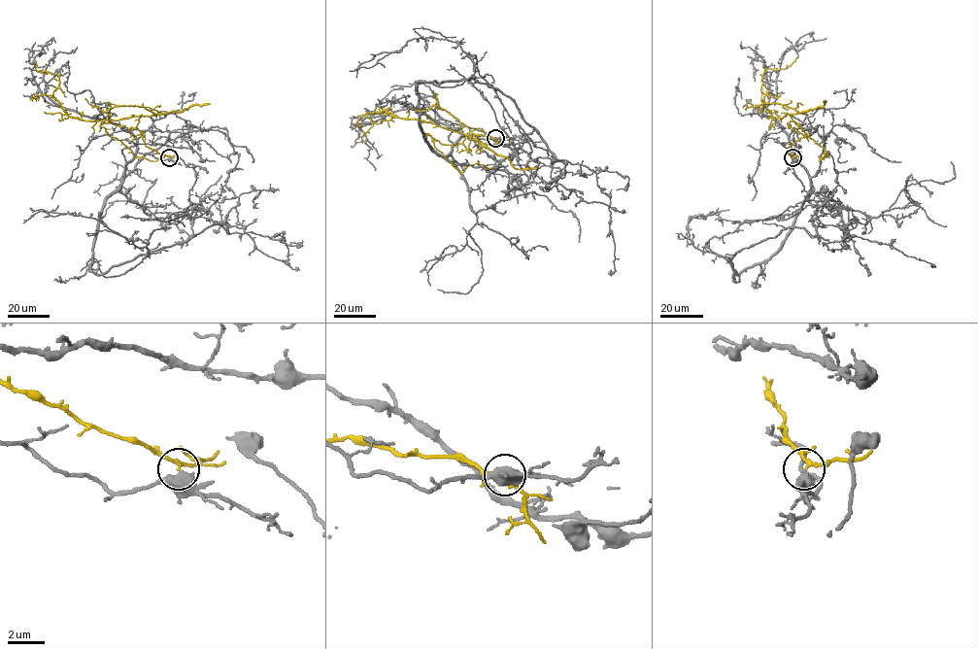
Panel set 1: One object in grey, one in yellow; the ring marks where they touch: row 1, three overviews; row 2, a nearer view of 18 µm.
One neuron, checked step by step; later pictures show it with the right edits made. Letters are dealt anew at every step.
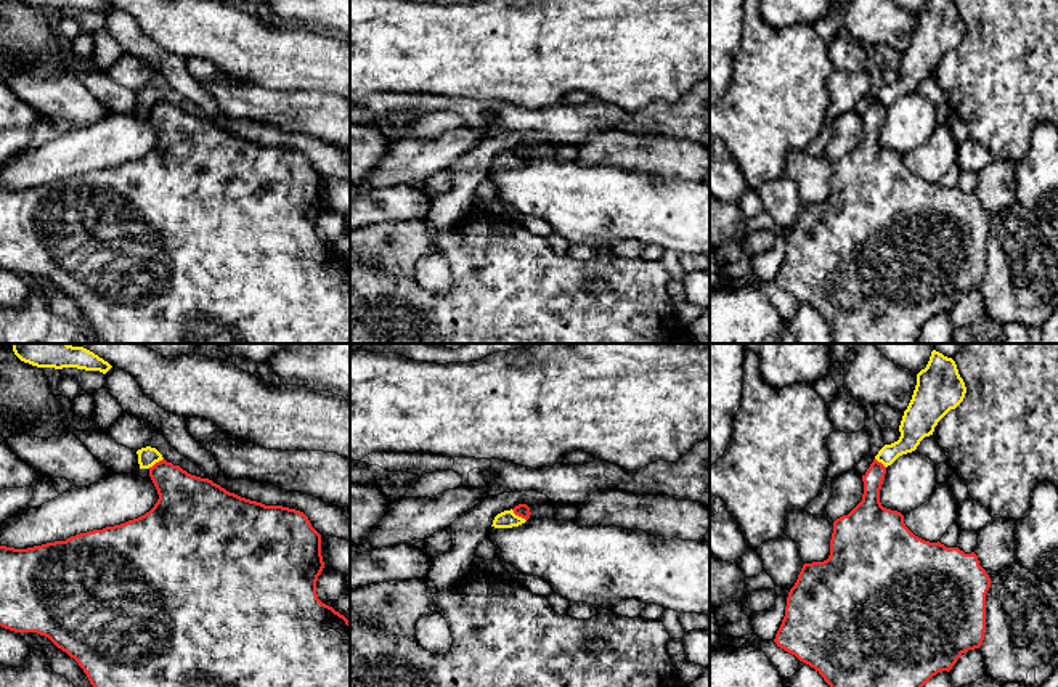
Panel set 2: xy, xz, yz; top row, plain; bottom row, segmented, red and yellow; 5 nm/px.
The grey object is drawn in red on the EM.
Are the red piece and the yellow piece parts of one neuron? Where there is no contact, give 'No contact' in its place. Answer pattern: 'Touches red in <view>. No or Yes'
Touches red in xz. No

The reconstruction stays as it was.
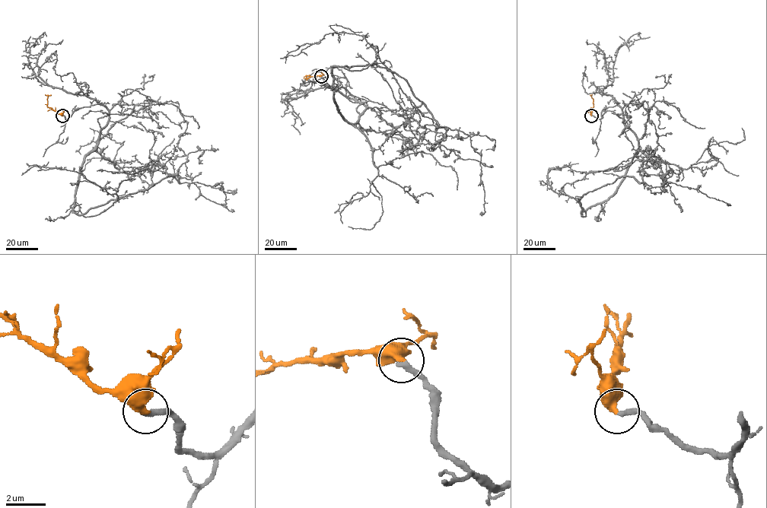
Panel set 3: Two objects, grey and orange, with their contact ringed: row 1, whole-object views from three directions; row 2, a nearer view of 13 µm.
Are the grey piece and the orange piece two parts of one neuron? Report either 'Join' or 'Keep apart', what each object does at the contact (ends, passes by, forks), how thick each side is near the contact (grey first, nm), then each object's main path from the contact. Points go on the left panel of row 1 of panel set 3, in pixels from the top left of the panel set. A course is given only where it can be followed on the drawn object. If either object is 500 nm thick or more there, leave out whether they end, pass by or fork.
Join. Thickness 280 nm (grey) against 500 nm. Course of grey: (62, 115), (97, 104), (108, 110), (80, 169), (77, 214), (167, 176), (179, 182), (157, 160), (97, 170). Course of orange: (62, 115), (46, 106), (47, 96), (51, 94)

